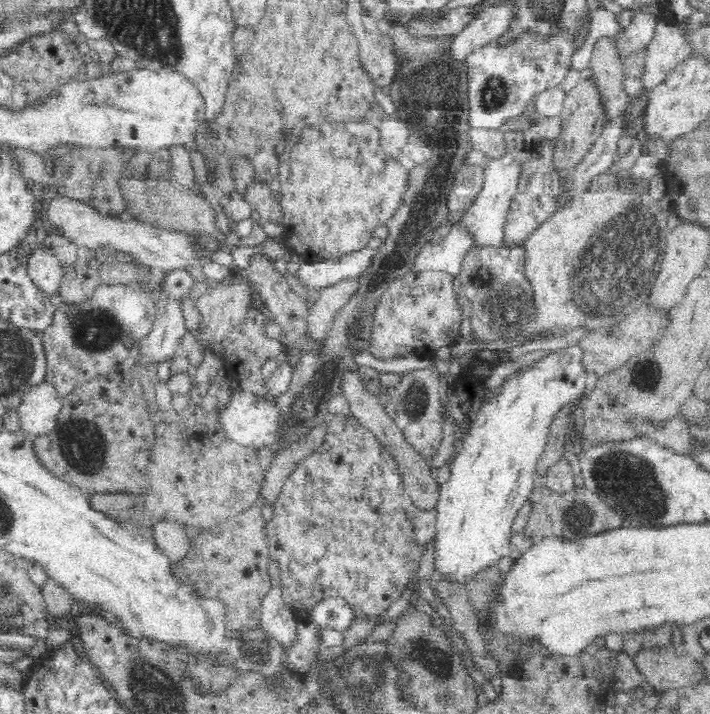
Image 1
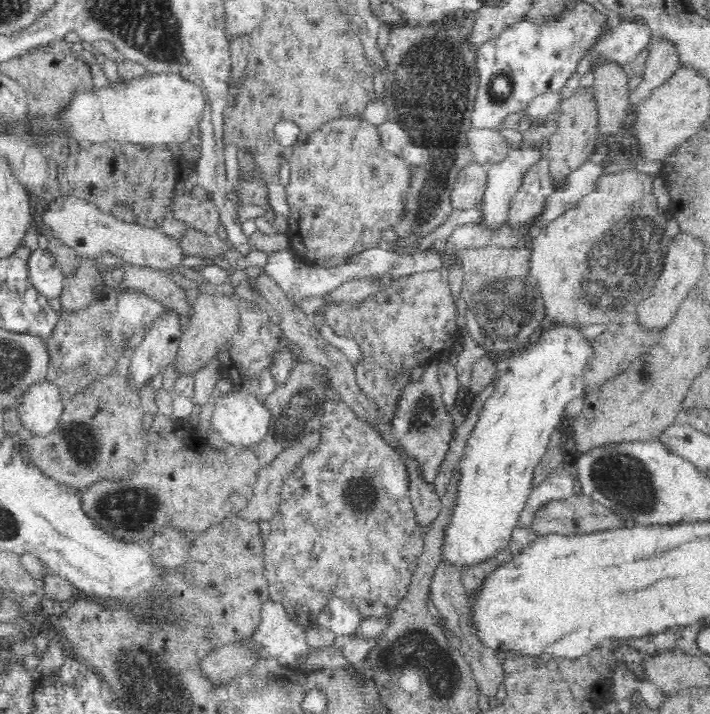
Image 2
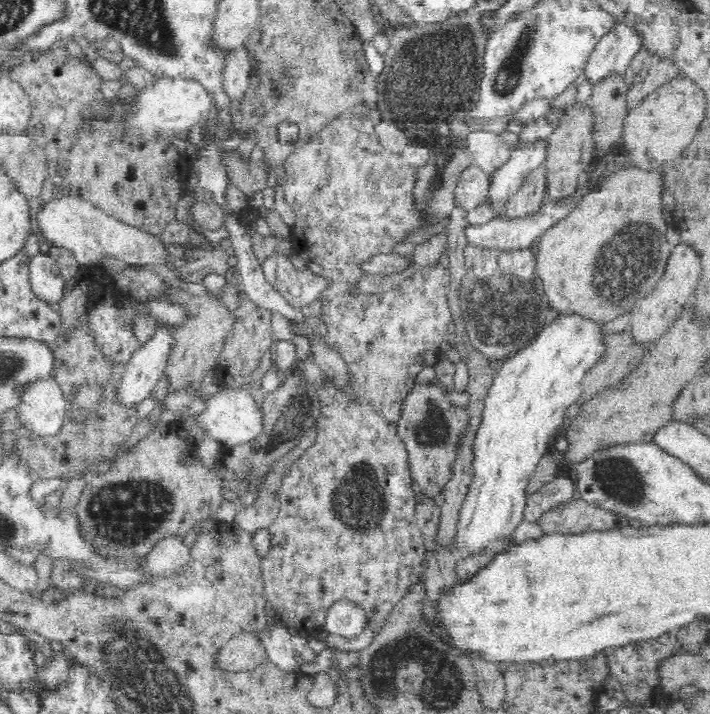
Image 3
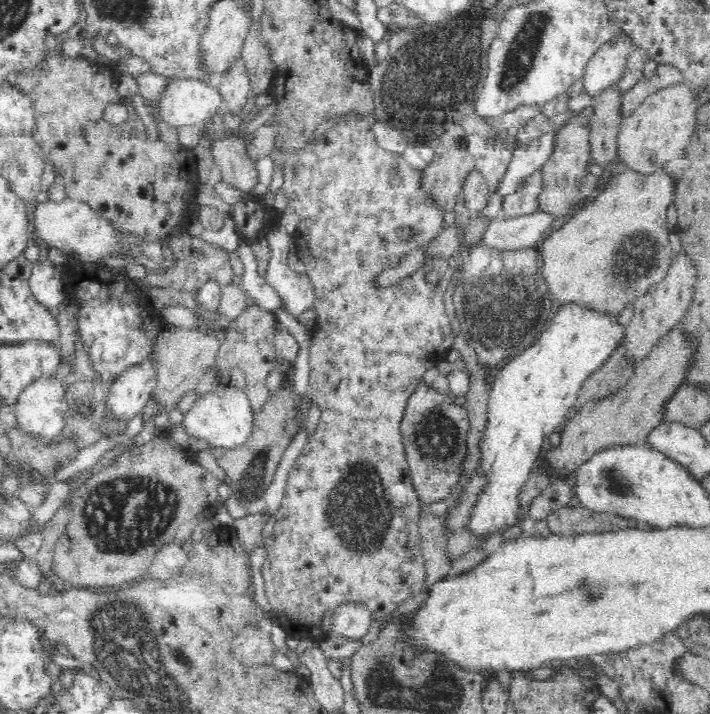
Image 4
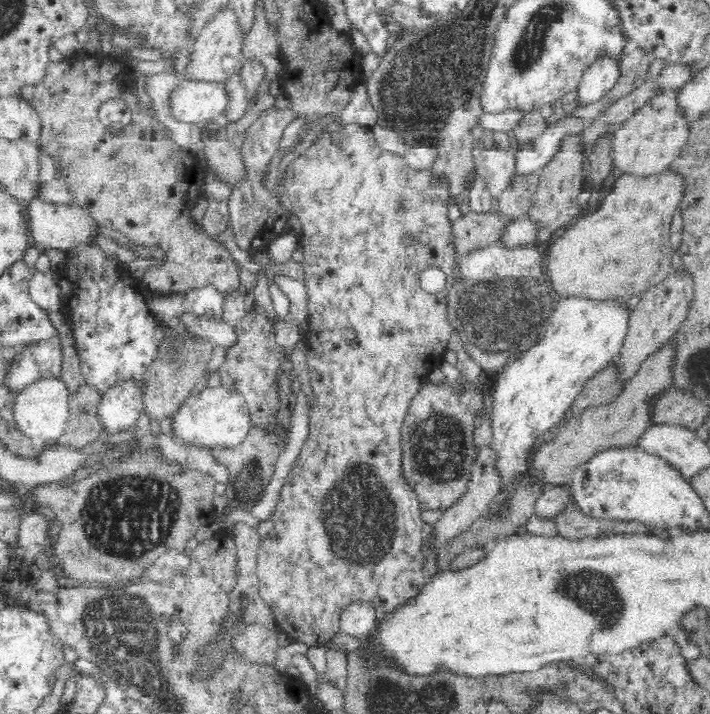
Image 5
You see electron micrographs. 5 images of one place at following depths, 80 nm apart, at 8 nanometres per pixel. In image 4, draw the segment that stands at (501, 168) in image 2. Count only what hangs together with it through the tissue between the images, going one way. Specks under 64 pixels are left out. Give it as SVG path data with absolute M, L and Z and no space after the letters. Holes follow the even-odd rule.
M556 129L553 132L548 132L546 136L536 137L536 140L531 140L526 145L513 148L506 174L502 176L494 194L502 197L516 192L528 176L543 168L553 149L553 134L555 132Z

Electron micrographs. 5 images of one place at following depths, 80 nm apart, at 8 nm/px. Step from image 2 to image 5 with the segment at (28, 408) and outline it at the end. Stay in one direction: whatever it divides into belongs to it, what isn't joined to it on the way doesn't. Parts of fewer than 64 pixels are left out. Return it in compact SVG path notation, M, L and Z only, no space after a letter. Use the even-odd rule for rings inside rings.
M46 377L24 388L13 403L13 425L32 443L57 442L67 427L70 387L61 378Z

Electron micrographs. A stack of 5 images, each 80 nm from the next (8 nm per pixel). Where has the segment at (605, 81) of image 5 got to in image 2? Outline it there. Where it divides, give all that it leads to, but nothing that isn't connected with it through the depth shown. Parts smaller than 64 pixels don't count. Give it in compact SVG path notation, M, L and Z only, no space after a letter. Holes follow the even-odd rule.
M623 19L593 46L592 67L600 58L610 58L621 66L646 51L651 42L652 29L642 20Z

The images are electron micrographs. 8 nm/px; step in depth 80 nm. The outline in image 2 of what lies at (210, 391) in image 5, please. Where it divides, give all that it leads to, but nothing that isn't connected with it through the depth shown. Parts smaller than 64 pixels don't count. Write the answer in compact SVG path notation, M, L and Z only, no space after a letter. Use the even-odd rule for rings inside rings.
M238 390L238 392L230 392L224 394L218 402L216 402L216 414L212 418L214 429L218 430L224 436L236 436L236 444L244 444L244 447L250 444L259 444L267 438L270 432L270 420L272 420L272 411L266 402L260 402L256 396L252 396L246 390Z

